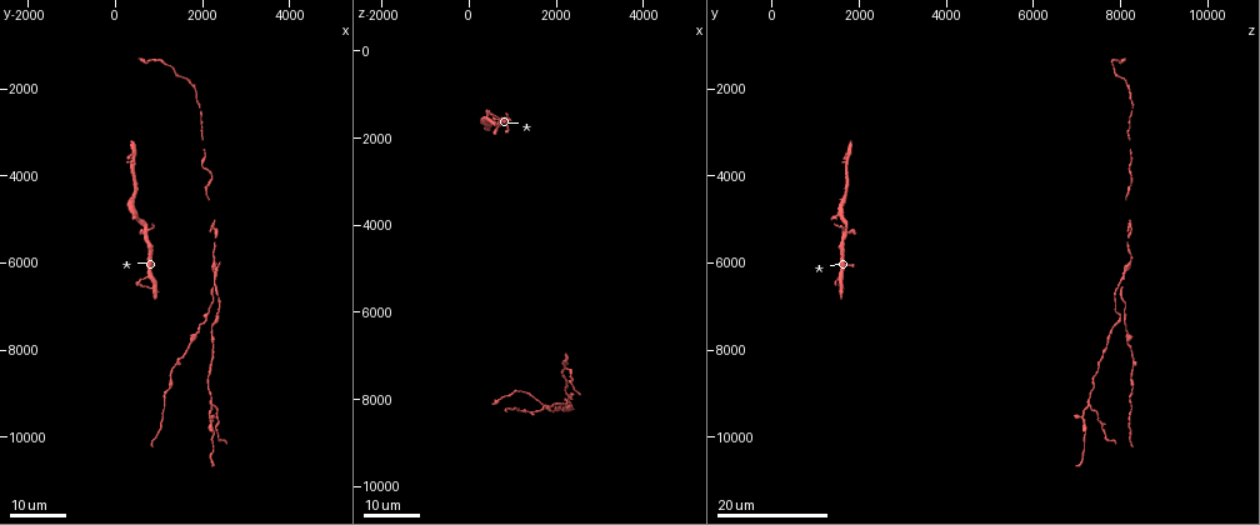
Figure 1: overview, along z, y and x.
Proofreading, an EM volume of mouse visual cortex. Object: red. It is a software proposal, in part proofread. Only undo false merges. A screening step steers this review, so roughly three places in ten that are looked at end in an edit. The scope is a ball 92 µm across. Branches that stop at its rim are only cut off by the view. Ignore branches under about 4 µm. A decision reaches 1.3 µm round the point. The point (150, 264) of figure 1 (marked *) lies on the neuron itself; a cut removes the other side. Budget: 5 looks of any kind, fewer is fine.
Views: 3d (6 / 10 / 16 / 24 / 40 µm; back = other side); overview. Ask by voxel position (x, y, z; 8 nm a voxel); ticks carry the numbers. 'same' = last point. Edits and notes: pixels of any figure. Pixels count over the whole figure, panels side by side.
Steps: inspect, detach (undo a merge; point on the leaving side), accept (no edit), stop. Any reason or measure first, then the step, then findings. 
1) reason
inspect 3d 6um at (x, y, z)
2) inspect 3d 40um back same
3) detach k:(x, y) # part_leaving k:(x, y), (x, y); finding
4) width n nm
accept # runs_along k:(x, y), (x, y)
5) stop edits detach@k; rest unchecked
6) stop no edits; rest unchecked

branch point
inspect 3d 24um at (2200, 9250, 7300)

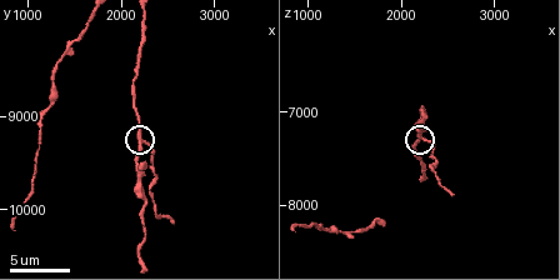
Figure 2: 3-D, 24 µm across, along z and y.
closer look
inspect 3d 10um at (2200, 9250, 7250)

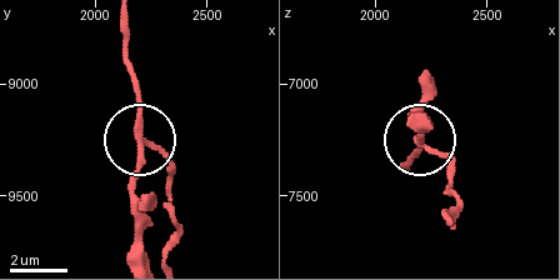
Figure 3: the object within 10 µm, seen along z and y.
arms 3
detach 3:(174, 170) # two neurons meet here

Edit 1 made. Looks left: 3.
sudden change in width
inspect 3d 16um at (2200, 10000, 7200)

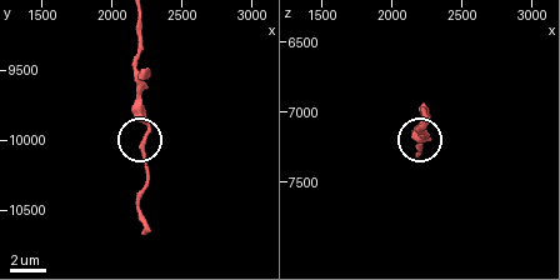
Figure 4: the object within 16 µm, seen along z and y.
closer look
inspect 3d 10um same

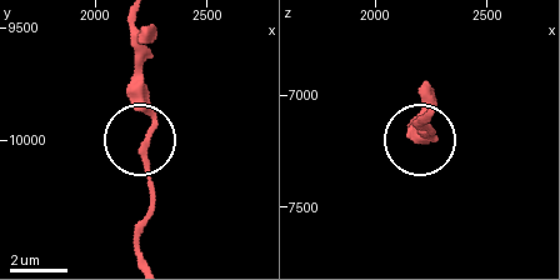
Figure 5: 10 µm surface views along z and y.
width 200 nm
accept # continuous, no second neuron

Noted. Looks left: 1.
sudden change in width
inspect 3d 10um at (1100, 9150, 8200)

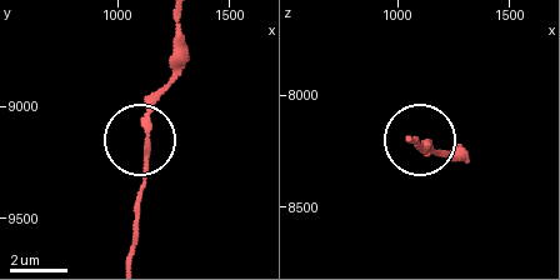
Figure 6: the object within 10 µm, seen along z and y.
accept # runs_along 6:(183, 26), (180, 61), (146, 126), (139, 218); one neuron here

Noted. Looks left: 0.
stop edits detach@3; rest unchecked

